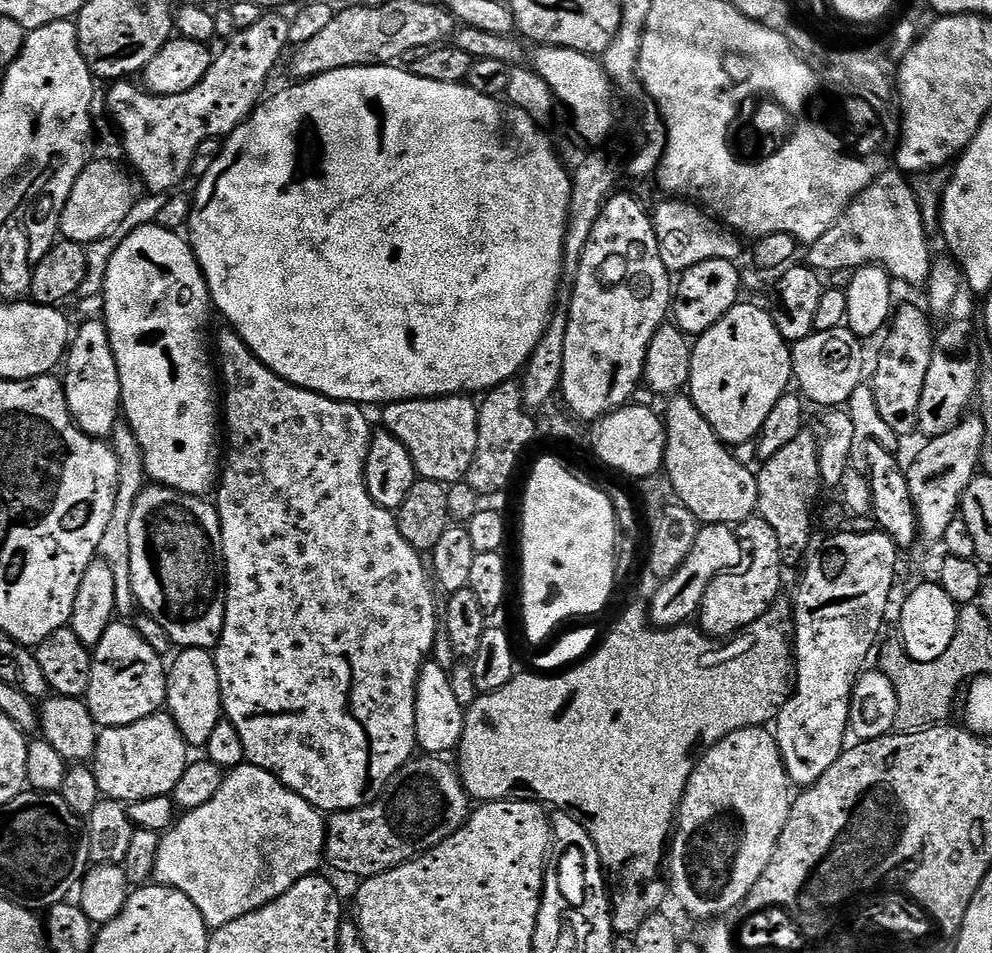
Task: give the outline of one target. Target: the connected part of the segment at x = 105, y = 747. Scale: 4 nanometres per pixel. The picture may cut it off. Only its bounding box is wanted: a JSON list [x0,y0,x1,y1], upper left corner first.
[90,710,190,806]

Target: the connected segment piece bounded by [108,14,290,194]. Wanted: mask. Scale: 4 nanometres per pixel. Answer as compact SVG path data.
M264 14L260 20L244 31L237 31L231 40L223 45L220 56L213 59L208 73L190 90L182 94L158 96L148 91L147 87L125 78L117 80L108 92L108 112L120 131L120 140L124 143L124 152L130 163L136 167L140 180L152 192L171 193L184 179L189 179L192 163L198 146L202 142L217 138L227 138L239 124L243 124L256 111L265 95L264 87L268 84L268 75L276 68L284 48L289 47L290 20L284 14Z

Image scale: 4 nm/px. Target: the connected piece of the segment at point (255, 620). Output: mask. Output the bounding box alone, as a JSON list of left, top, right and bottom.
[214,331,438,813]

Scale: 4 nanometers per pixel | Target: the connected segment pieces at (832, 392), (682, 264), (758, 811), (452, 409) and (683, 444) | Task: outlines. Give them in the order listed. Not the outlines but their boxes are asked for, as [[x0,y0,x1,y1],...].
[[792,326,864,408],[652,198,742,273],[670,727,794,920],[383,395,480,486],[662,394,760,526]]

